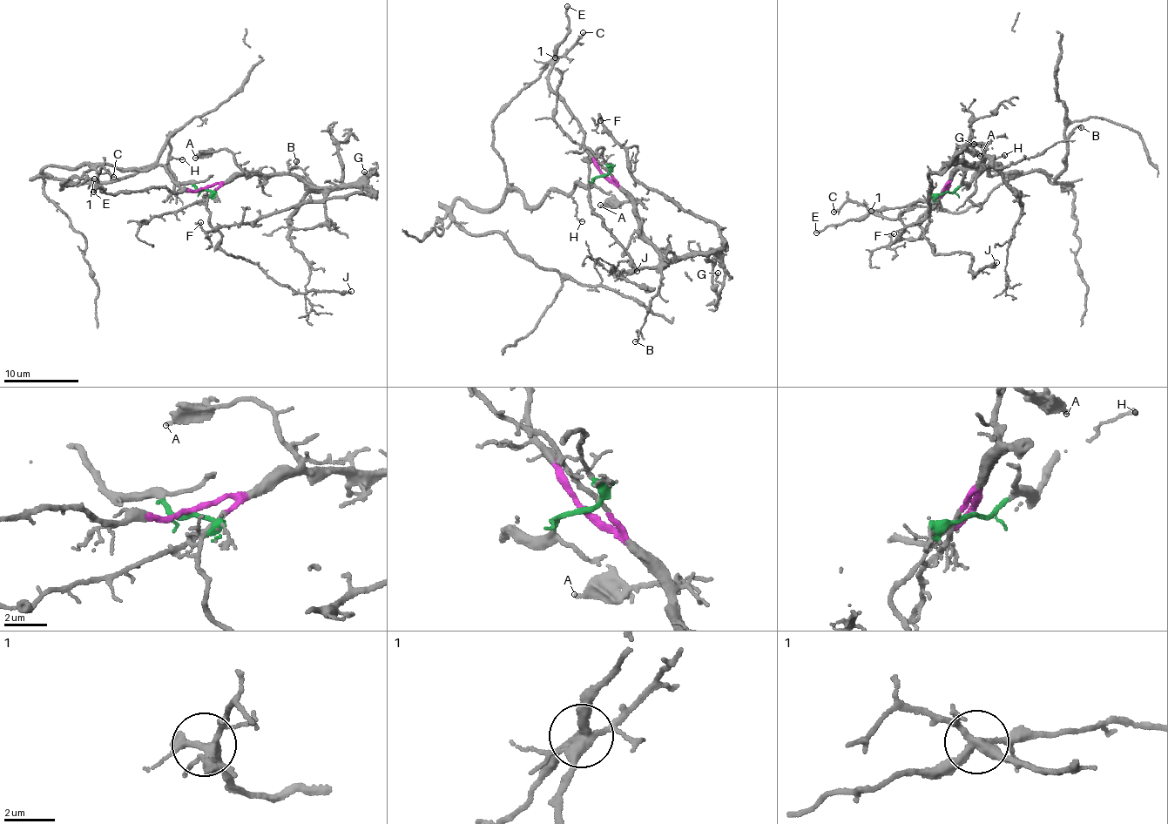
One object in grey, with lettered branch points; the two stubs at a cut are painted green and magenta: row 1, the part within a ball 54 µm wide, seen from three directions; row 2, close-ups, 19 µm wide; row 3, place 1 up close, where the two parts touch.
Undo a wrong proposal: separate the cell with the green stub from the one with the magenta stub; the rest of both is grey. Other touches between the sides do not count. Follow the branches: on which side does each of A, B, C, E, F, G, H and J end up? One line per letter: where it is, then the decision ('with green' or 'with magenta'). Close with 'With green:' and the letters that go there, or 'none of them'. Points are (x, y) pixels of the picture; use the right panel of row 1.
A: at (980, 156); with magenta
B: at (1081, 127); with magenta
C: at (833, 212); with magenta
E: at (816, 233); with green
F: at (894, 233); with magenta
G: at (974, 144); with magenta
H: at (1004, 155); with green
J: at (996, 262); with green
With green: E, H, J

